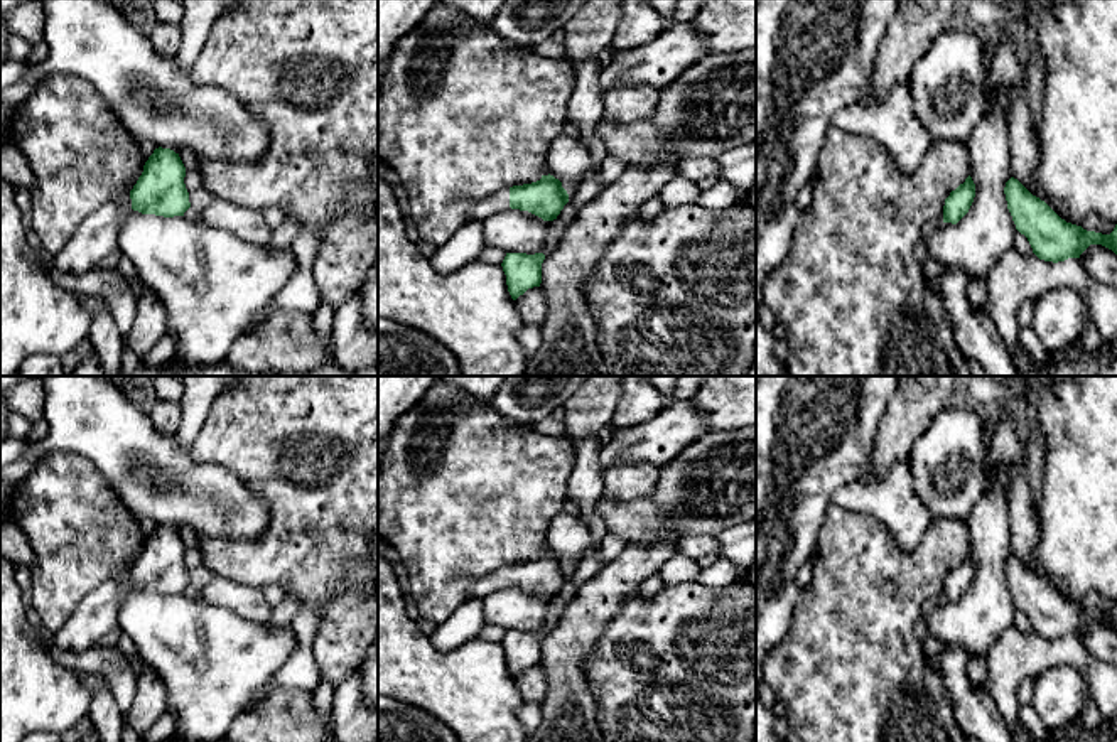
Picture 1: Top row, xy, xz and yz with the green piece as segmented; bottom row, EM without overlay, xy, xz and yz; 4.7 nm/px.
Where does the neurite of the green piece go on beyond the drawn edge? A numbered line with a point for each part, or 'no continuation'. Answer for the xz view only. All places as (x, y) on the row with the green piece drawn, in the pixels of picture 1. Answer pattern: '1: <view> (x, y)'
1: xz (500, 201)

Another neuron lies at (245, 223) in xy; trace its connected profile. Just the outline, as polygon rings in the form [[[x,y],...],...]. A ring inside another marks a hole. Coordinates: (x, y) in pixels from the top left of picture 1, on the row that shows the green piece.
[[[214,199],[199,219],[253,245],[267,245],[273,233],[260,211],[221,199]]]

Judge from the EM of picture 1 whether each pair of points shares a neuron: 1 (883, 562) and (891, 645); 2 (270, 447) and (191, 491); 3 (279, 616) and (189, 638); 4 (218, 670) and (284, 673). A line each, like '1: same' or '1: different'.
1: same
2: different
3: different
4: different

